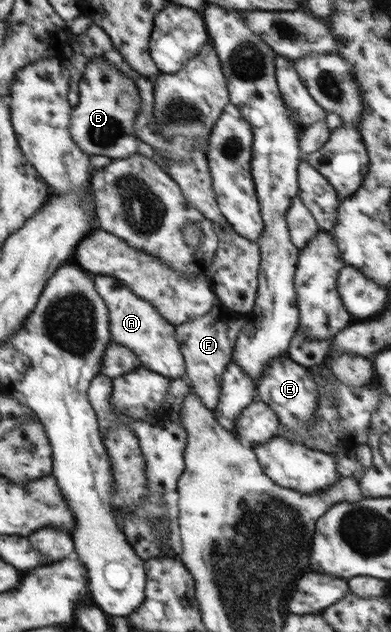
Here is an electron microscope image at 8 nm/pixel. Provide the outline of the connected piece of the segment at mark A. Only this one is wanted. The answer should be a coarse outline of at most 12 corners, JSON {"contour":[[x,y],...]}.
{"contour":[[96,274],[112,342],[184,378],[176,326],[124,281]]}

